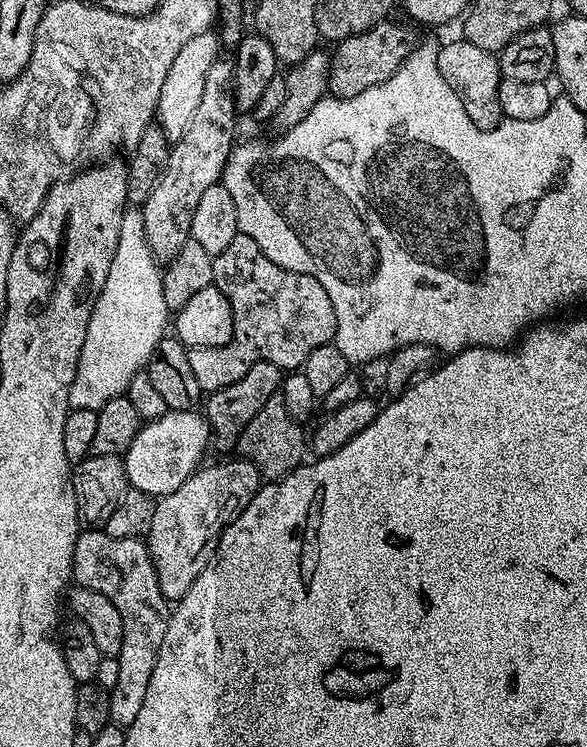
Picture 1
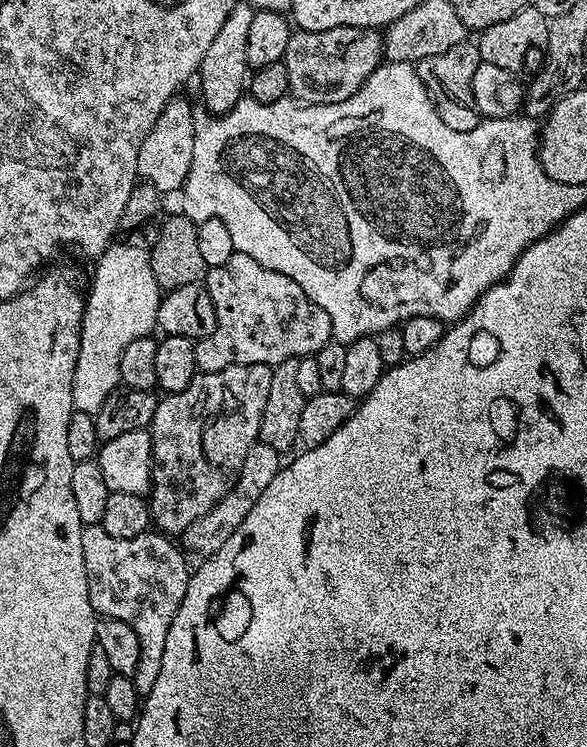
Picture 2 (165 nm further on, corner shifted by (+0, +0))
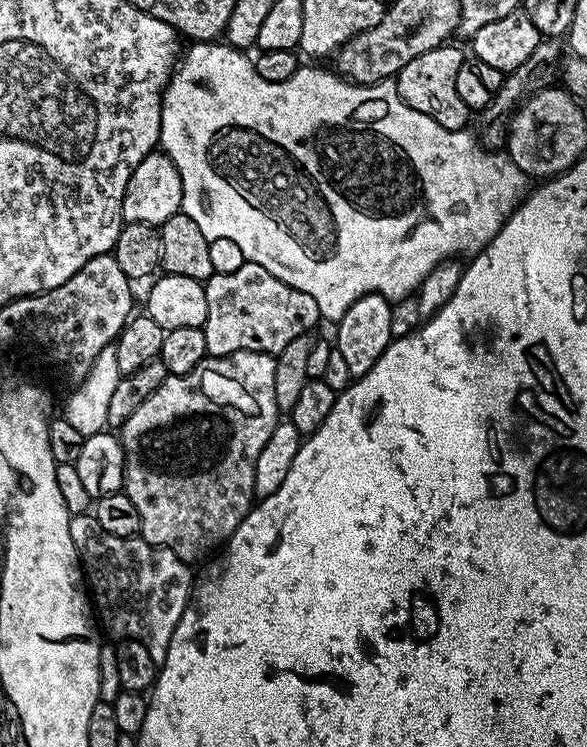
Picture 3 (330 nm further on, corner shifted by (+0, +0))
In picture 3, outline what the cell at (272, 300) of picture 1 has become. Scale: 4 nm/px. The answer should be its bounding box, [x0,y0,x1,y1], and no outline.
[203,263,322,356]

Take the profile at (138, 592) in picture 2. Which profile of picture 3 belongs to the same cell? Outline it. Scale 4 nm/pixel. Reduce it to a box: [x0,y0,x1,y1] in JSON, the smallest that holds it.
[70,514,194,665]

